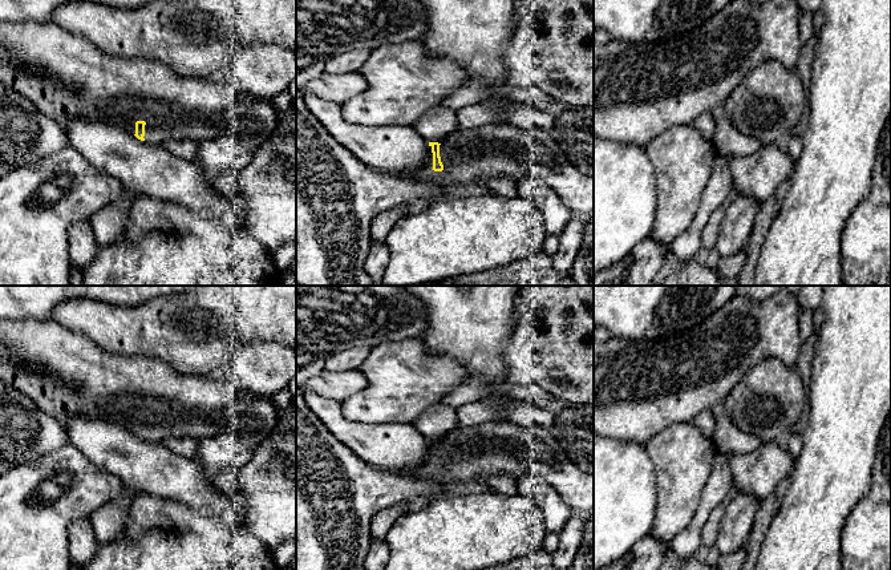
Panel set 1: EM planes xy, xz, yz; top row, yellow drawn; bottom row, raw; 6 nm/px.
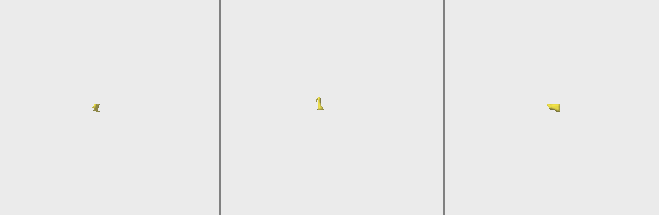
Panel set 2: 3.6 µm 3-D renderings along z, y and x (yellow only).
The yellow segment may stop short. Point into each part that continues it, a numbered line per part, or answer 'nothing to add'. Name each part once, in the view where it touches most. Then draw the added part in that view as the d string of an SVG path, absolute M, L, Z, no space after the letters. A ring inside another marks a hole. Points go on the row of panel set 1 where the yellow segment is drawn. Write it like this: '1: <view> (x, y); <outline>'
1: xz (469, 156); M506 122L503 124L486 124L483 126L477 126L471 129L457 129L453 134L450 134L446 140L444 140L440 145L440 157L441 162L444 165L442 171L434 171L433 170L433 153L432 153L432 146L430 146L430 153L428 154L426 161L413 173L410 174L393 174L394 177L400 177L404 179L410 179L410 181L417 181L417 182L429 182L433 183L437 187L441 189L450 189L453 185L465 185L465 183L475 183L475 185L486 185L486 181L490 178L509 178L514 182L519 182L525 177L536 177L540 181L543 181L548 187L551 187L563 201L563 203L571 209L574 213L580 213L590 215L591 218L594 217L594 177L587 175L586 173L579 171L566 157L560 146L552 140L552 137L547 133L547 130L535 128L535 129L519 129L514 128Z

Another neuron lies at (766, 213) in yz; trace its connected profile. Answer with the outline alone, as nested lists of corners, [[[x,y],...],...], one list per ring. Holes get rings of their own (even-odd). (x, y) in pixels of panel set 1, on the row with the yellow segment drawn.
[[[790,178],[782,182],[778,189],[760,205],[753,231],[746,244],[746,262],[737,278],[738,286],[754,286],[756,266],[764,240],[766,239],[769,229],[779,213],[779,207],[789,189]]]

